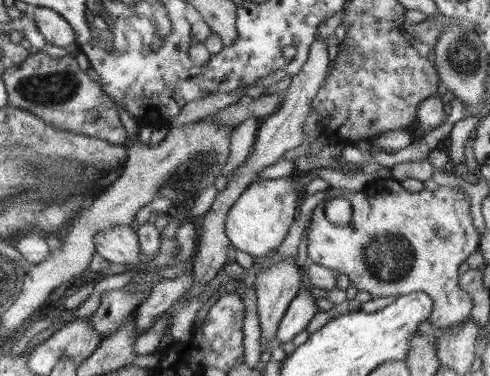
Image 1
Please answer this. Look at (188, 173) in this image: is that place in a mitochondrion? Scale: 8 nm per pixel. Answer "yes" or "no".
yes

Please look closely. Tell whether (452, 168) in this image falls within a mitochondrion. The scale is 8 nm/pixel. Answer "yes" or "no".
no

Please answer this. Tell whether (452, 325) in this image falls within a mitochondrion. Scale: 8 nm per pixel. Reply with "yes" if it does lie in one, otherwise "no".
no

